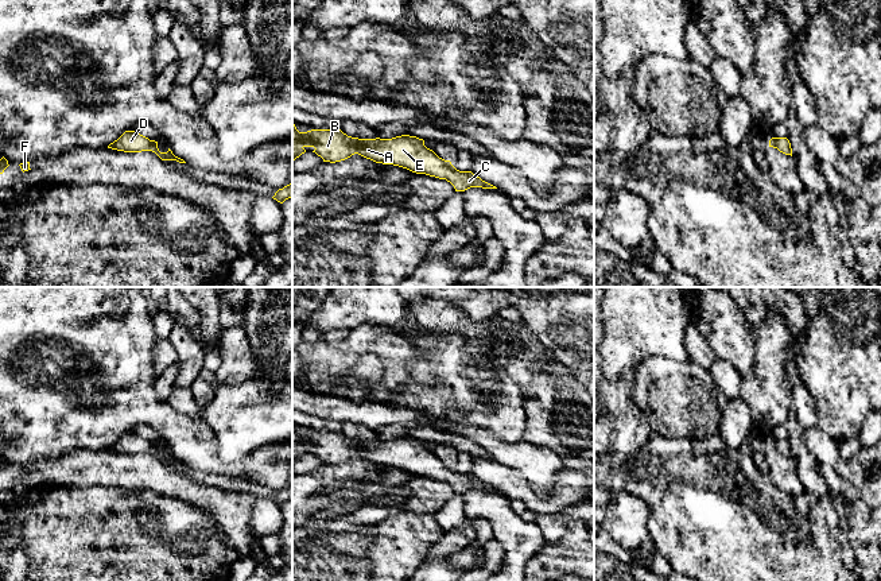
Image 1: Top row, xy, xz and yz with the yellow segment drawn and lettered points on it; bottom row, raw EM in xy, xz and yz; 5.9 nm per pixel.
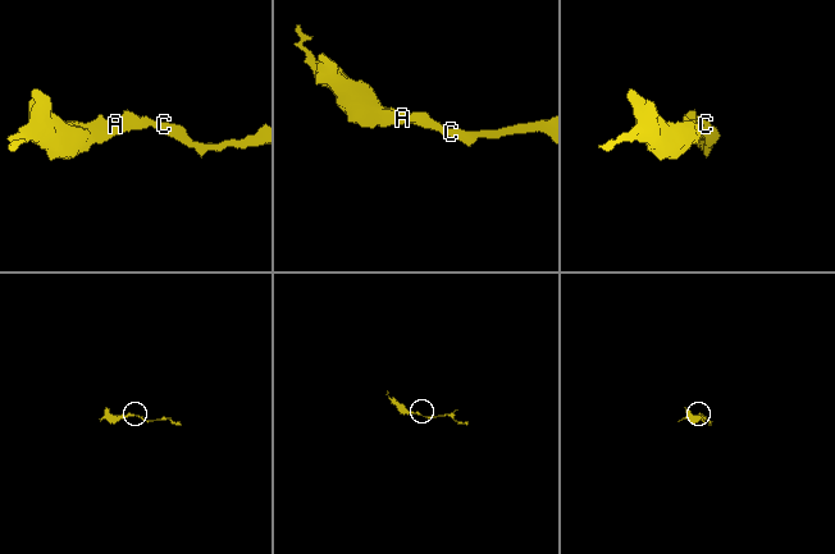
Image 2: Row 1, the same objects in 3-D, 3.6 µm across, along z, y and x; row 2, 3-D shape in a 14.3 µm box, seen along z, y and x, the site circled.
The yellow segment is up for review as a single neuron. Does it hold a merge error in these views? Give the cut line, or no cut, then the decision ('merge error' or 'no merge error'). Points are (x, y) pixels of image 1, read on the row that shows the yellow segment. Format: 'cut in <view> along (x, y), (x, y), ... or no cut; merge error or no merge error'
no cut; no merge error

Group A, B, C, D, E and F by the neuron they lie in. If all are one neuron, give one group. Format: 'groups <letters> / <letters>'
groups A B C D E F

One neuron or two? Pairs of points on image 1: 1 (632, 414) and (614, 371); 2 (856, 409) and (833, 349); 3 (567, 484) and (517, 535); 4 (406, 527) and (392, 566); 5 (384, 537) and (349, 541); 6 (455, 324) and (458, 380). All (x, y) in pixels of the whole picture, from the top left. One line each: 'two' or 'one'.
1: two
2: one
3: two
4: one
5: two
6: two

